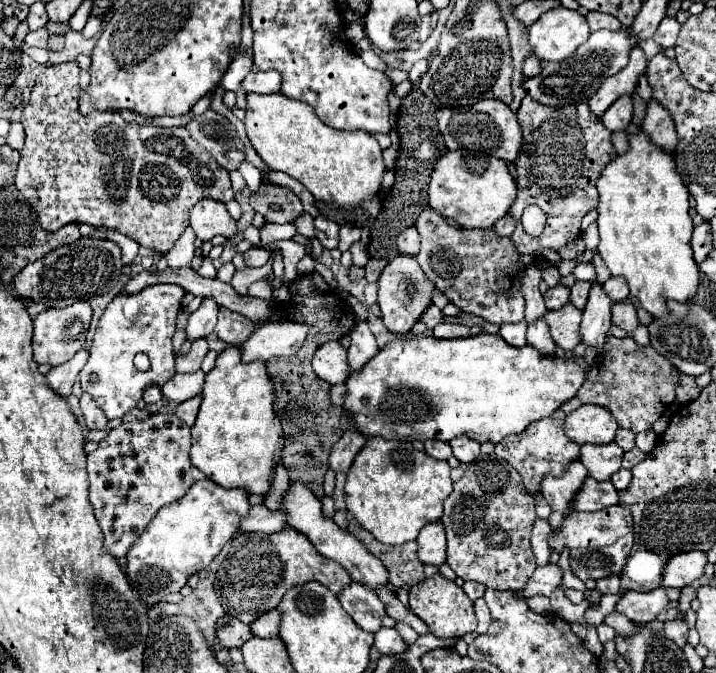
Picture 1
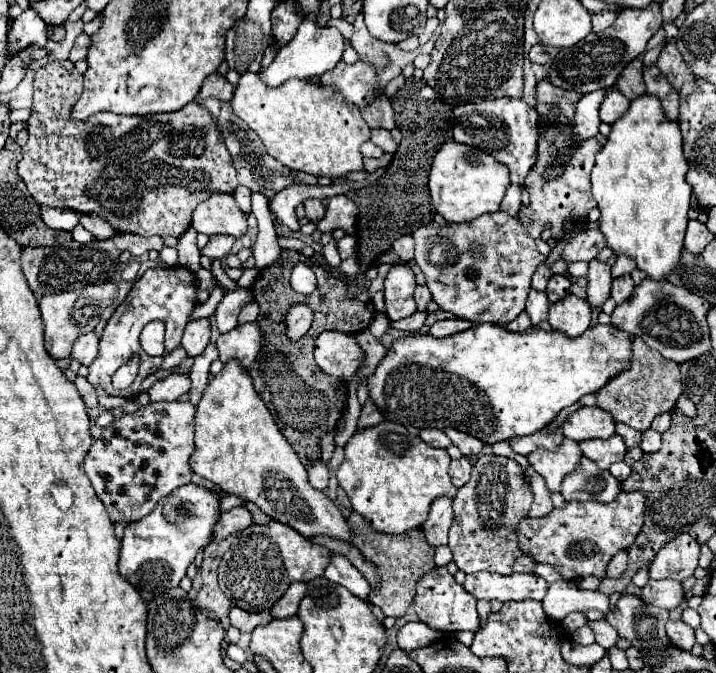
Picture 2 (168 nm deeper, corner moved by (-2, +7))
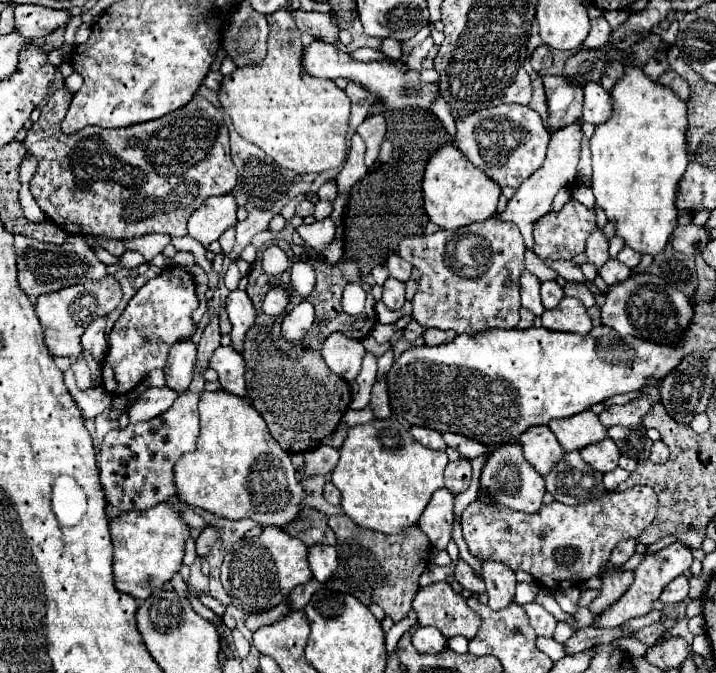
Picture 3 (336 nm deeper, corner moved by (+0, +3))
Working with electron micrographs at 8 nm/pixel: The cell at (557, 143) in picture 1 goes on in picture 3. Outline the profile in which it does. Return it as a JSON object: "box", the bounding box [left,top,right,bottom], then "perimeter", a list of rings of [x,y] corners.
{"box":[543,76,583,128],"perimeter":[[[543,76],[543,86],[549,106],[549,124],[553,128],[565,128],[573,122],[573,114],[581,114],[583,90],[577,84],[569,84],[565,76]]]}

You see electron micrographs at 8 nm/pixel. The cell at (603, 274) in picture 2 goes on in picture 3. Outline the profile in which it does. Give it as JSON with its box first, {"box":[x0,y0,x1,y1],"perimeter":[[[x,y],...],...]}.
{"box":[585,228,609,268],"perimeter":[[[597,228],[595,232],[589,234],[585,256],[589,262],[593,262],[597,268],[601,268],[601,264],[605,264],[605,260],[609,258],[607,248],[609,248],[609,238]]]}

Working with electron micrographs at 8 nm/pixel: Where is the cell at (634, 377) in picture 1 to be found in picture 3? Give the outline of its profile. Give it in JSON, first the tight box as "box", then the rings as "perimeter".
{"box":[599,380,659,428],"perimeter":[[[649,380],[649,384],[643,388],[645,396],[625,404],[625,406],[609,406],[599,414],[599,420],[603,426],[629,426],[629,428],[637,428],[641,424],[641,418],[651,410],[653,404],[659,402],[659,384]]]}

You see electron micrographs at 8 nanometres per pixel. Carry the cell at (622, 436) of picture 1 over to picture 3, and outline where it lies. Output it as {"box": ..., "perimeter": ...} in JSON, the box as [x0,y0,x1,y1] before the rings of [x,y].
{"box":[607,426,651,460],"perimeter":[[[611,426],[607,428],[609,438],[615,440],[615,444],[619,446],[621,454],[633,458],[633,460],[645,460],[649,458],[651,452],[651,440],[645,432],[645,426],[637,426],[637,428],[625,428],[625,426]]]}

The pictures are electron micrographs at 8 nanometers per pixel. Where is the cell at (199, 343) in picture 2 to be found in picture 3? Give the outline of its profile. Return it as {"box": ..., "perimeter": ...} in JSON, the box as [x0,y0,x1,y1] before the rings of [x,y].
{"box":[163,340,197,392],"perimeter":[[[191,340],[177,342],[169,350],[167,364],[163,368],[167,388],[175,392],[185,392],[193,380],[193,370],[195,370],[195,360],[197,360],[197,346]]]}

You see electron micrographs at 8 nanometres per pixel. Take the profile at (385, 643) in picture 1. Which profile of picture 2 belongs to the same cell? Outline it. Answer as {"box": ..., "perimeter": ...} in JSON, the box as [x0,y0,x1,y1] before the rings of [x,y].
{"box":[397,622,441,652],"perimeter":[[[407,622],[405,626],[401,626],[397,630],[397,646],[405,652],[413,652],[417,648],[429,646],[431,642],[435,642],[439,638],[441,638],[441,632],[431,630],[423,622]]]}

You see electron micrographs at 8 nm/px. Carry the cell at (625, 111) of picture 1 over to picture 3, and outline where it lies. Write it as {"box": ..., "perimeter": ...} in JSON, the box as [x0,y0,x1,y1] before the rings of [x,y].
{"box":[583,84,611,124],"perimeter":[[[585,84],[583,88],[585,104],[583,104],[583,120],[591,124],[601,124],[611,116],[611,98],[609,92],[603,90],[599,84]]]}

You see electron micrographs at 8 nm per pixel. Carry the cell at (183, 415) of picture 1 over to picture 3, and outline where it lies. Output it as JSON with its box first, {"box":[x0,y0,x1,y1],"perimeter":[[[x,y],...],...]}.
{"box":[197,316,221,370],"perimeter":[[[215,316],[209,320],[207,328],[203,330],[203,336],[199,342],[199,354],[197,354],[197,368],[201,368],[201,370],[209,368],[209,358],[211,358],[213,350],[219,346],[219,338],[221,338],[219,316]]]}

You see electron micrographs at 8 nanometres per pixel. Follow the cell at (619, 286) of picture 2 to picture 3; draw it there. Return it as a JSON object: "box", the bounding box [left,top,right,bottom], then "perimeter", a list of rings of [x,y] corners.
{"box":[599,258,631,286],"perimeter":[[[609,258],[601,268],[599,268],[599,276],[605,280],[607,286],[627,280],[631,276],[631,268],[625,268],[625,264],[617,262],[615,258]]]}

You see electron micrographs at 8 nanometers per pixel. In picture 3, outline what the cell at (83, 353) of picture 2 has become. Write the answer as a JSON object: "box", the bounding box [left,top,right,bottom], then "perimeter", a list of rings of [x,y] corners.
{"box":[81,318,107,360],"perimeter":[[[99,318],[95,320],[83,334],[81,344],[87,352],[93,354],[95,360],[103,360],[105,352],[107,352],[107,338],[105,338],[105,320],[107,318]]]}

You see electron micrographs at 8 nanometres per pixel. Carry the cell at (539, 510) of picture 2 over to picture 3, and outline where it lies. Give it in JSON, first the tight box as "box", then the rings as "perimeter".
{"box":[479,440,545,512],"perimeter":[[[509,440],[509,444],[501,444],[493,452],[489,452],[485,466],[481,470],[481,480],[479,480],[479,494],[491,496],[495,504],[507,506],[511,510],[521,510],[521,512],[537,512],[543,504],[543,494],[545,494],[545,484],[543,476],[533,470],[533,466],[525,460],[521,444],[517,440]]]}

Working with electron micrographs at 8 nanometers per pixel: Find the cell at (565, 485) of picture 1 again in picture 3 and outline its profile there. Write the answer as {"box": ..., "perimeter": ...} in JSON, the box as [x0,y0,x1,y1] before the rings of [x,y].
{"box":[519,426,563,476],"perimeter":[[[549,426],[541,428],[527,428],[521,436],[519,442],[523,446],[525,458],[531,462],[531,466],[545,476],[563,456],[563,448],[549,430]]]}

